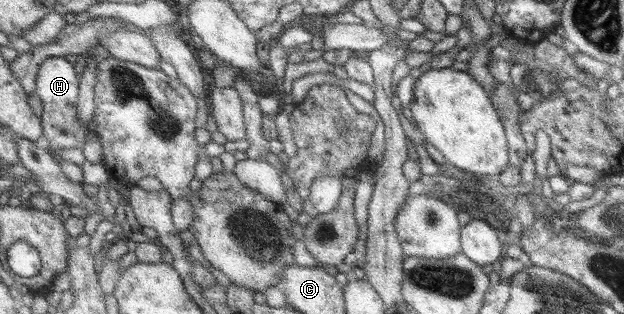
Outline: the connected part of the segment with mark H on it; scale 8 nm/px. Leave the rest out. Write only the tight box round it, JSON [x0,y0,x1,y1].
[37,56,90,154]

